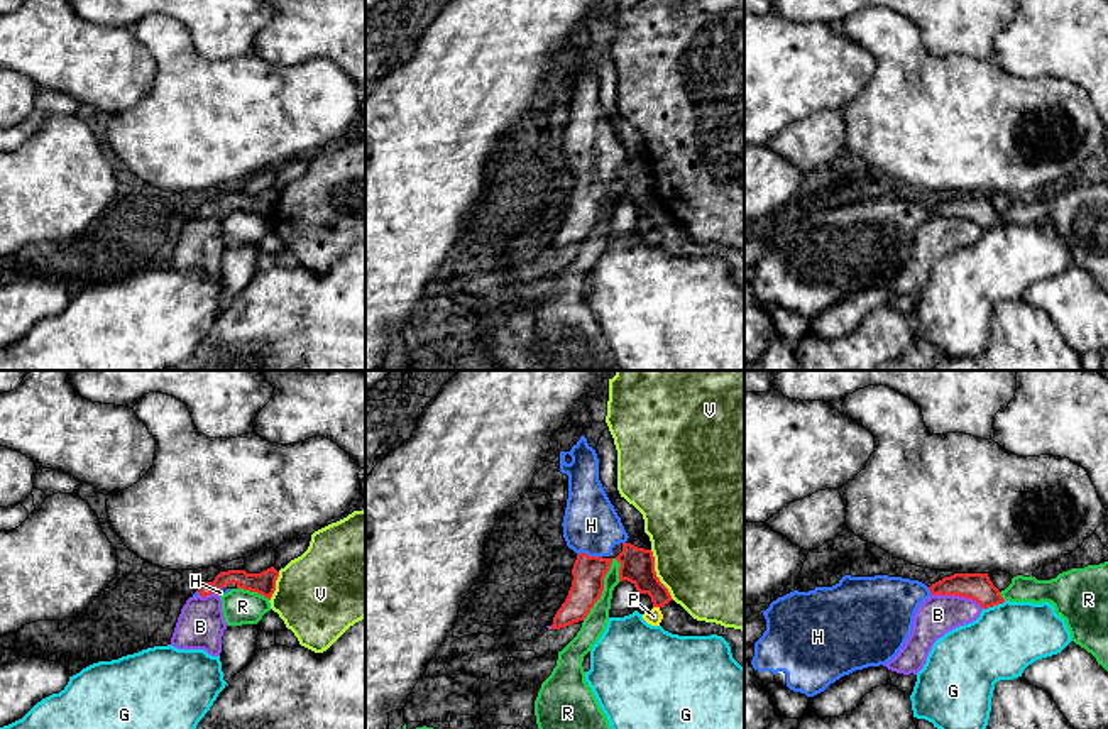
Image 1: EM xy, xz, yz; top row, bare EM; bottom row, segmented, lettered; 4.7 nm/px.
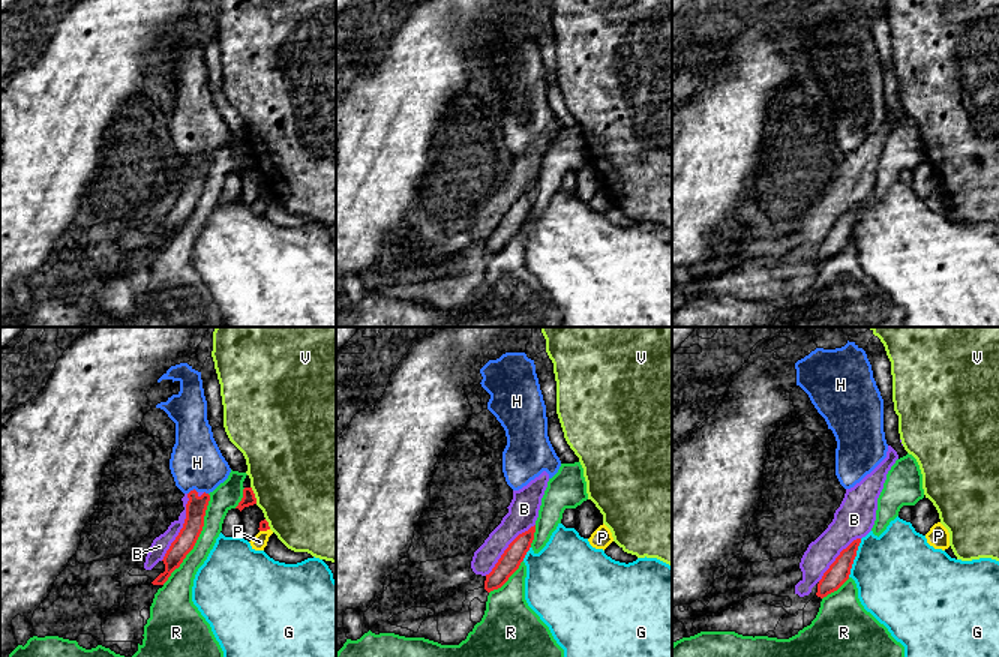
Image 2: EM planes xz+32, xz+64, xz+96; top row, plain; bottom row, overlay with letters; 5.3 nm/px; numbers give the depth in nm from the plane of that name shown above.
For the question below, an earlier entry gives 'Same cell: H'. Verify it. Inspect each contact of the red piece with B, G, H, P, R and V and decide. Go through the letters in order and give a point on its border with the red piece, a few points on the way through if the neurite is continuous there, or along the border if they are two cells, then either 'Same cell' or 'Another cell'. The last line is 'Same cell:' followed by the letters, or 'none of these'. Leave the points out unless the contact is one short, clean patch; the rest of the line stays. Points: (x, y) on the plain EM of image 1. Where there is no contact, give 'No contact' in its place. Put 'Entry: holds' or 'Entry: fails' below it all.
B: Touches red at yz (958, 215). Another cell
G: Touches red at yz (993, 225). Boundary: yz (1005, 222), (983, 230). Another cell
H: Touches red at xz (587, 176). Path across: xz (589, 193), (587, 176), (591, 146). Same cell
P: Touches red at xz (657, 227). Another cell
R: Touches red at xz (603, 210). Another cell
V: Touches red at xz (655, 197). Boundary: xz (650, 171), (655, 181), (655, 197), (674, 220). Another cell
Same cell: H
Entry: holds

